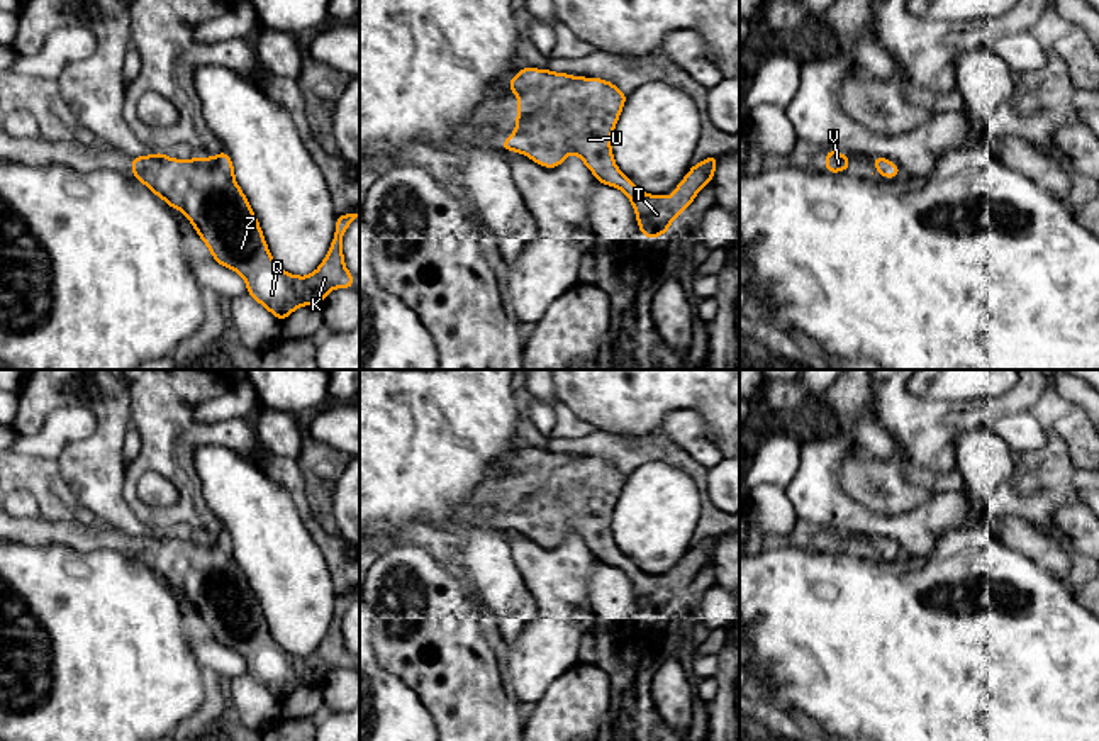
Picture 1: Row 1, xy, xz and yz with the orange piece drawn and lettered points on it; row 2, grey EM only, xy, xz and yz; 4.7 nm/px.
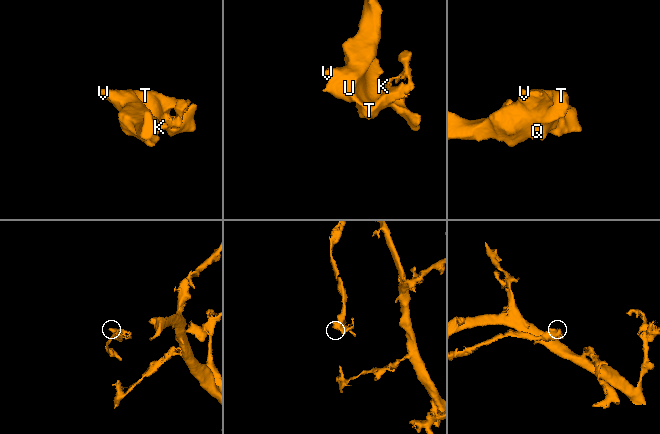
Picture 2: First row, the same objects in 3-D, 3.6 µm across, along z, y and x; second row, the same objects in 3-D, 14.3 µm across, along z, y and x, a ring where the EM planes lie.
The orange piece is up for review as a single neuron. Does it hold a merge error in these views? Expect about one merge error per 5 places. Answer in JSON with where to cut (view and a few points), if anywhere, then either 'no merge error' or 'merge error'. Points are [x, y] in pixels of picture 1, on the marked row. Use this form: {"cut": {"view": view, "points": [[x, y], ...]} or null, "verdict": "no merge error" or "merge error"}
{"cut": null, "verdict": "no merge error"}

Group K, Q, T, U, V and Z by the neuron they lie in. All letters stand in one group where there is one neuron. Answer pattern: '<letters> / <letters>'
K Q T U V Z

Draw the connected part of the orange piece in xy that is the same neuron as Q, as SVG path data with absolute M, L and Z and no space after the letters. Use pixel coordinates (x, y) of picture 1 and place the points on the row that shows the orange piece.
M222 149L214 158L188 161L168 158L163 153L131 158L132 175L163 198L170 207L181 210L210 249L214 261L237 271L248 287L248 295L270 310L280 322L302 305L321 305L332 288L354 287L353 275L344 266L343 234L360 217L360 210L336 217L336 232L329 253L309 276L295 276L282 270L271 258L259 222L246 195L234 178L231 156Z

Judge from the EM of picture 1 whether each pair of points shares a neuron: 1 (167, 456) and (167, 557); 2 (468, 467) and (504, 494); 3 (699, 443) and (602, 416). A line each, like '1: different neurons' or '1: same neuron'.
1: different neurons
2: different neurons
3: different neurons

